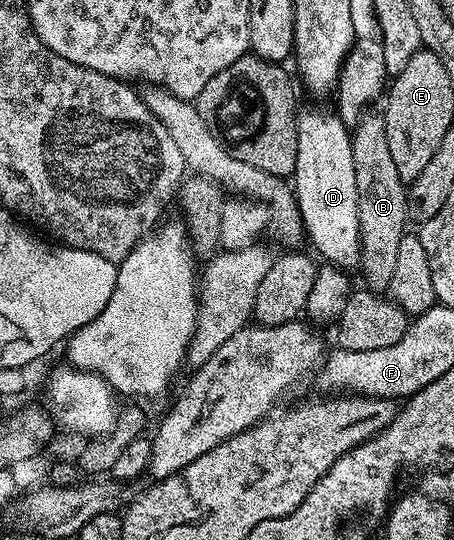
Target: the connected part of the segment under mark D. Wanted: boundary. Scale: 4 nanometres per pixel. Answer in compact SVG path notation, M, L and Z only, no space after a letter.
M312 110L309 114L301 113L297 117L298 164L294 175L296 206L304 220L307 241L312 241L311 249L321 259L324 257L325 263L341 268L356 268L360 265L360 220L352 136L339 113L331 113L319 114Z

